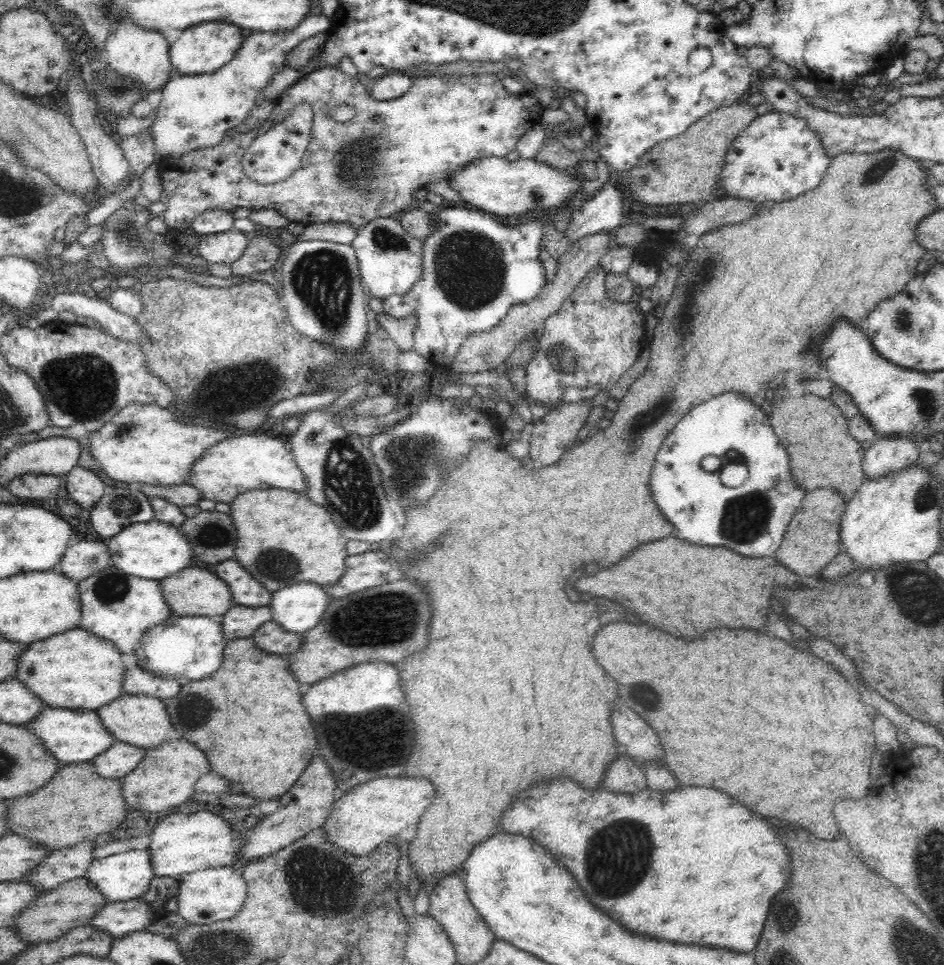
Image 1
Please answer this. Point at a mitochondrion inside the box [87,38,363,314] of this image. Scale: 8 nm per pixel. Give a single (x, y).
(127, 243)

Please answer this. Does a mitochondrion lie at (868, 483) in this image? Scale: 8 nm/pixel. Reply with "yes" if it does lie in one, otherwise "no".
no

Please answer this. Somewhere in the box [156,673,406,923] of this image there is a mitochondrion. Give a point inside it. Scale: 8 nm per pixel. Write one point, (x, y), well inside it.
(314, 876)

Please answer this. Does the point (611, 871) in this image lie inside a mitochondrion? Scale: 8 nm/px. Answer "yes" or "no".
yes

